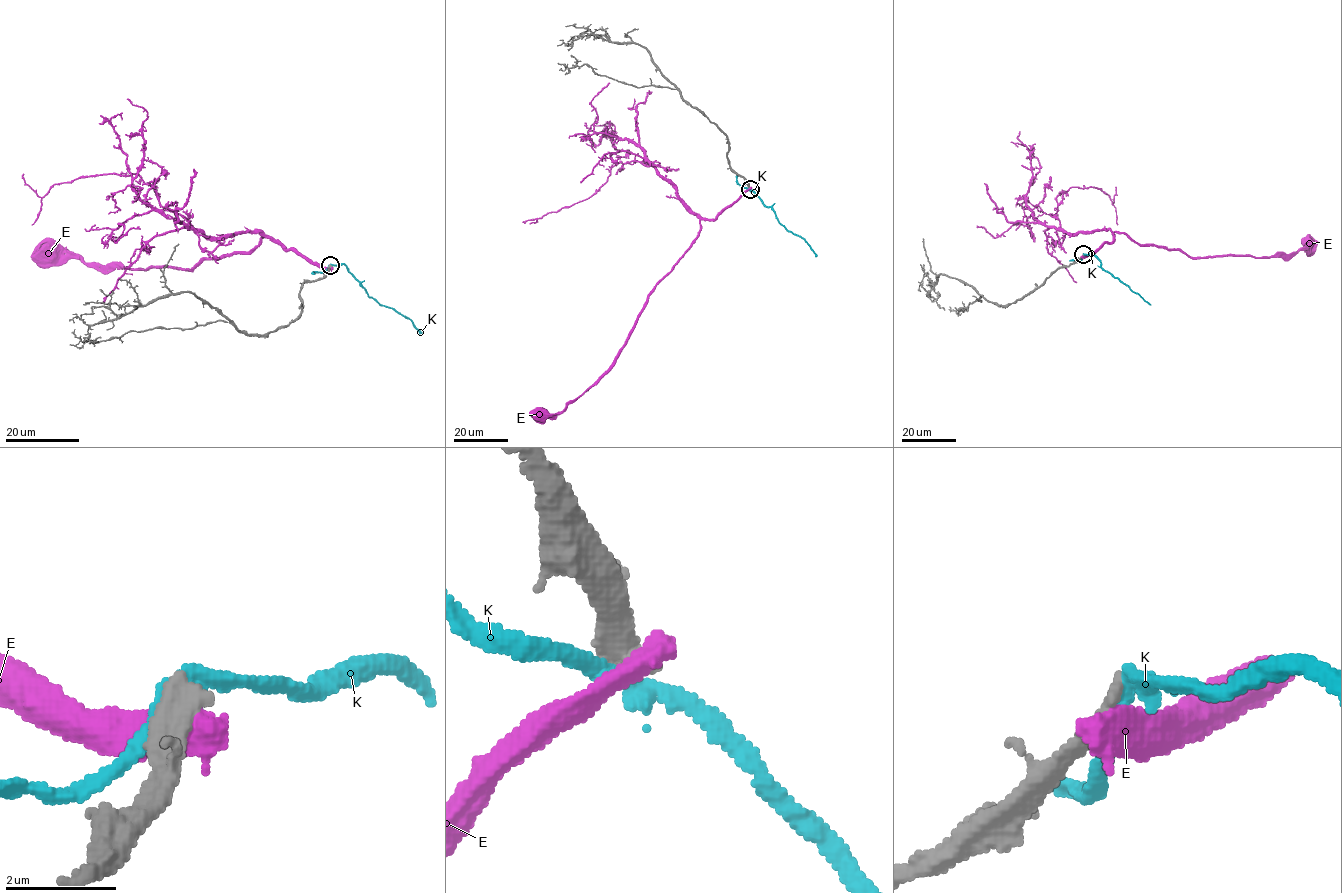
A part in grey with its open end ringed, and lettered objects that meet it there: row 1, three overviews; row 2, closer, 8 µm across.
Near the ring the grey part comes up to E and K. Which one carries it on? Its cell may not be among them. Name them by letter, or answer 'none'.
none

